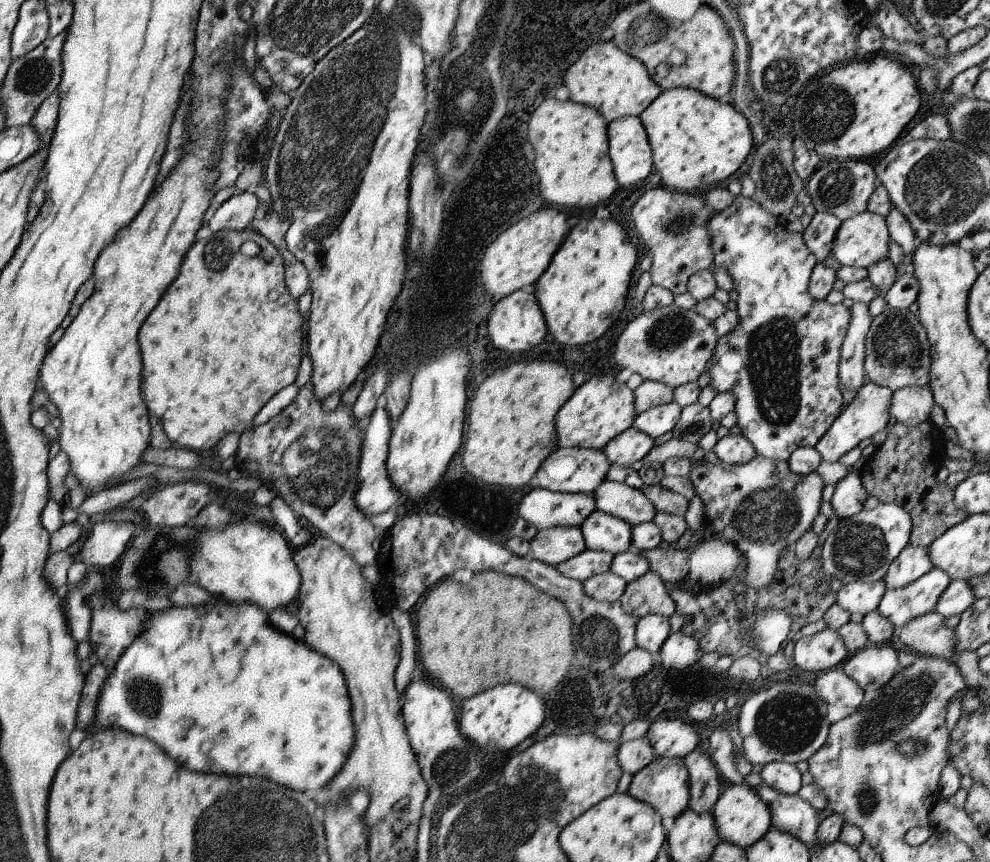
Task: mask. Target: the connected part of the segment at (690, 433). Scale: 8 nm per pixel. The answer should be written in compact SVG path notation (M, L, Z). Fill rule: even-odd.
M700 402L681 410L681 418L672 430L674 437L699 445L701 439L713 428L711 411Z

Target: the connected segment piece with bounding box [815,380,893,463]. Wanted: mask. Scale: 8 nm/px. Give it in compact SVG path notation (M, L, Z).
M870 380L864 382L864 385L858 391L858 396L836 418L836 421L828 428L824 437L820 438L820 441L815 445L821 461L828 463L839 462L844 454L858 447L862 440L872 439L874 434L884 431L890 422L889 409L892 394L893 392L887 387L876 385Z

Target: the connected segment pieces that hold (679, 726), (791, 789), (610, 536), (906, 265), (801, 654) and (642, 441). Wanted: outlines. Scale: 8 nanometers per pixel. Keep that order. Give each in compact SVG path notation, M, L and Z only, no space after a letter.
M663 718L652 722L645 738L656 758L682 758L699 747L699 737L685 720Z
M783 761L764 765L762 780L768 787L788 795L797 795L803 786L797 766Z
M595 509L579 530L586 549L607 551L614 556L631 549L631 528L624 520Z
M894 206L885 222L887 223L891 241L896 242L903 251L903 262L895 268L896 278L902 277L911 270L910 265L913 262L913 253L918 246L917 237L912 231L908 220Z
M826 629L813 636L804 636L795 643L794 665L800 666L802 670L808 672L821 672L841 666L850 657L842 638L838 631Z
M631 427L608 442L604 452L610 464L630 467L635 462L644 460L654 446L655 440L648 434Z

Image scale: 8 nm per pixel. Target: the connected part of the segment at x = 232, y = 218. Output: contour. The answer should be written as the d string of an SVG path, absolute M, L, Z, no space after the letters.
M253 189L245 192L237 191L208 220L210 230L212 233L222 230L245 230L246 226L254 220L258 206Z

